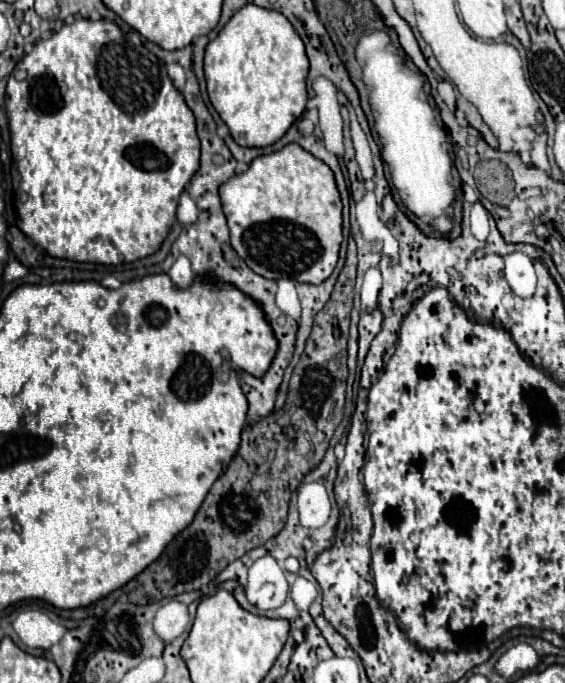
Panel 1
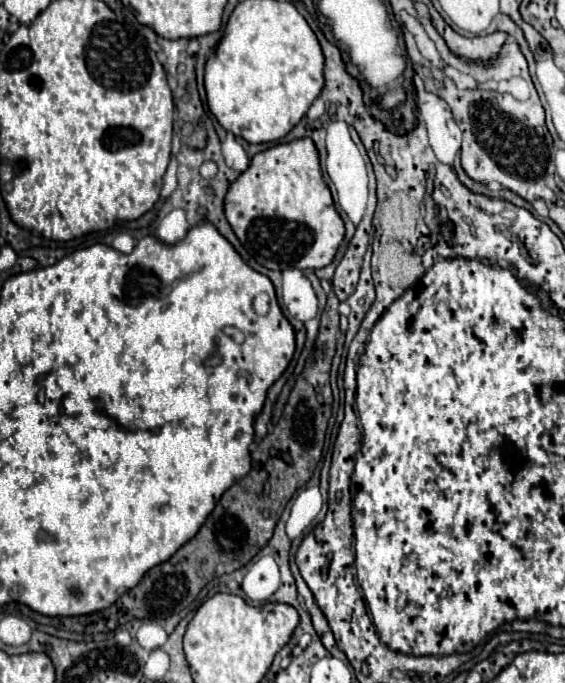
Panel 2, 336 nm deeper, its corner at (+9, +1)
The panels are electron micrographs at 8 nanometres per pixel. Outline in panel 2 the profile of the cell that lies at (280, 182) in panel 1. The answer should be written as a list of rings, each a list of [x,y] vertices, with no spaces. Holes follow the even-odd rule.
[[[311,138],[277,144],[255,154],[251,166],[227,192],[225,216],[247,252],[271,270],[325,268],[333,262],[345,236],[343,218],[335,210]]]

